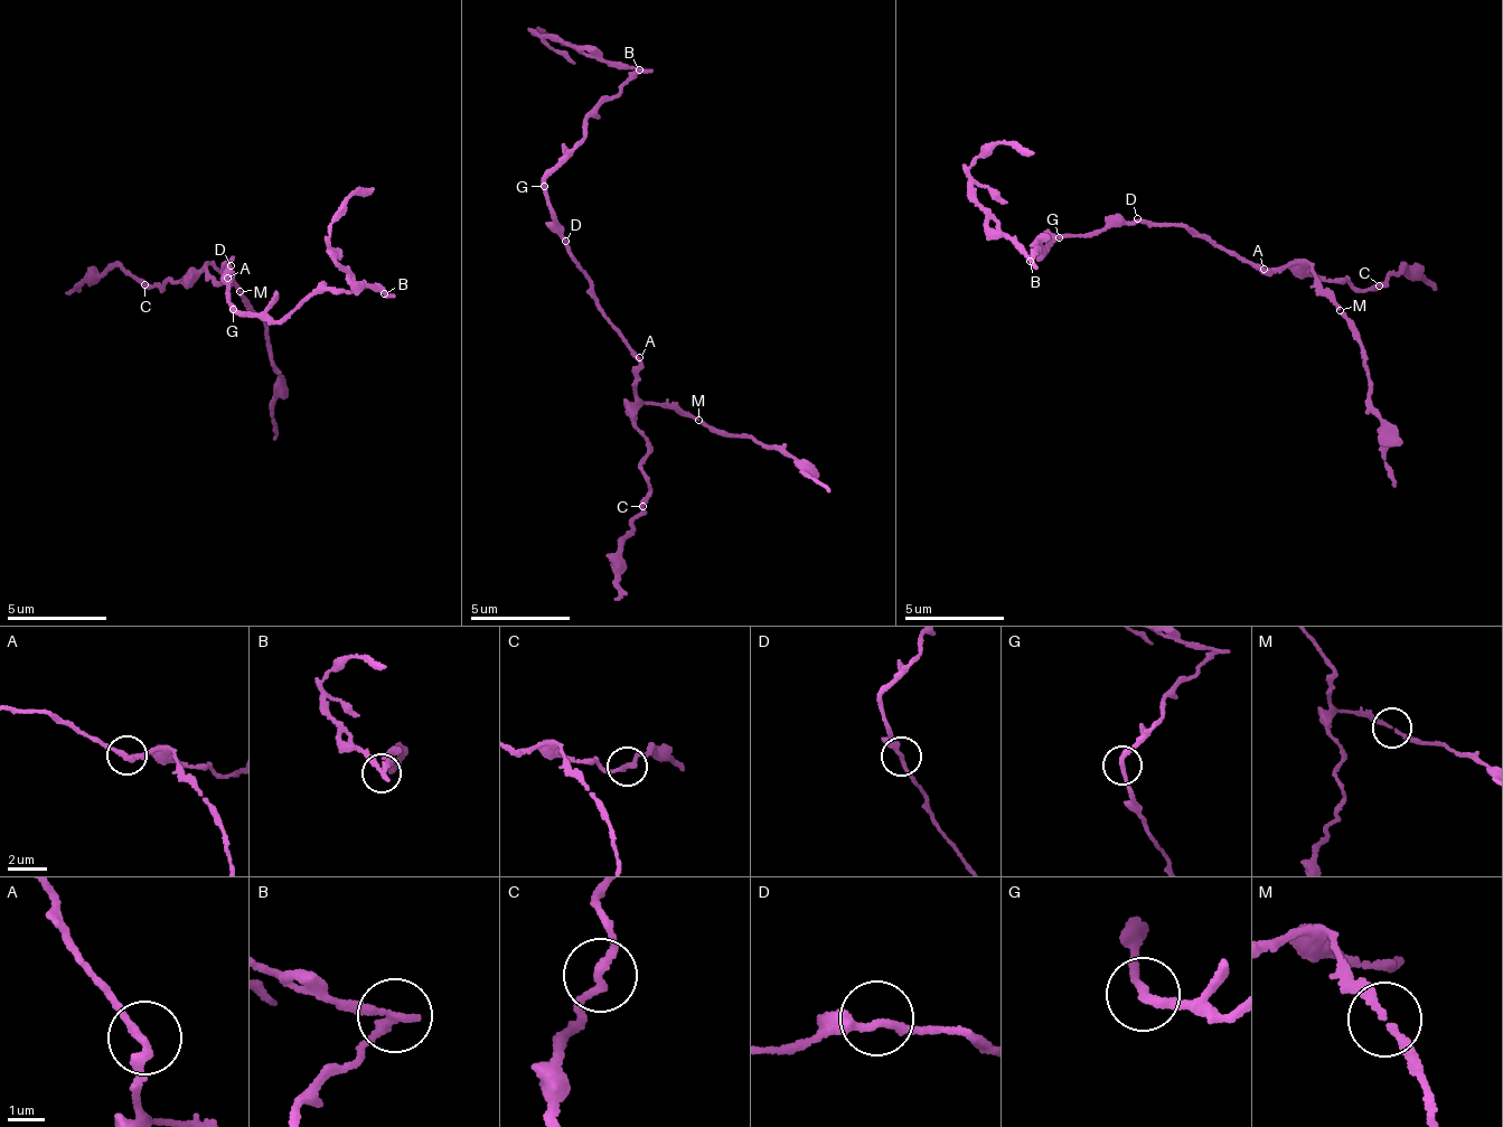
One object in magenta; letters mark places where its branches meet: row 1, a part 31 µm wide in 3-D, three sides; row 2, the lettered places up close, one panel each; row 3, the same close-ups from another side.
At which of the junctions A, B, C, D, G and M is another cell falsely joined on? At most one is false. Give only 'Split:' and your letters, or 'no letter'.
Split: B

